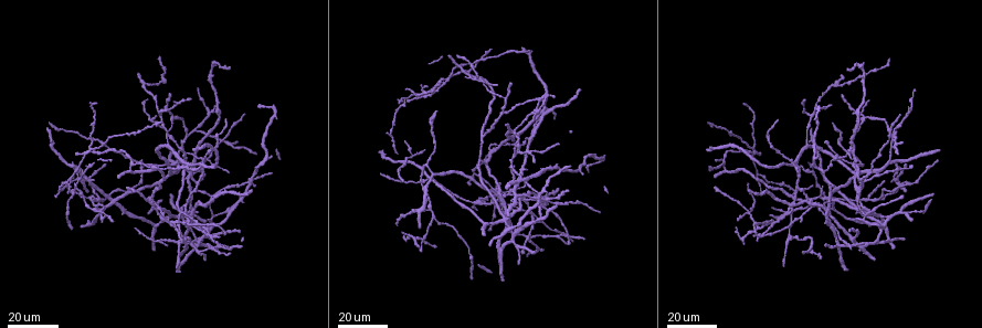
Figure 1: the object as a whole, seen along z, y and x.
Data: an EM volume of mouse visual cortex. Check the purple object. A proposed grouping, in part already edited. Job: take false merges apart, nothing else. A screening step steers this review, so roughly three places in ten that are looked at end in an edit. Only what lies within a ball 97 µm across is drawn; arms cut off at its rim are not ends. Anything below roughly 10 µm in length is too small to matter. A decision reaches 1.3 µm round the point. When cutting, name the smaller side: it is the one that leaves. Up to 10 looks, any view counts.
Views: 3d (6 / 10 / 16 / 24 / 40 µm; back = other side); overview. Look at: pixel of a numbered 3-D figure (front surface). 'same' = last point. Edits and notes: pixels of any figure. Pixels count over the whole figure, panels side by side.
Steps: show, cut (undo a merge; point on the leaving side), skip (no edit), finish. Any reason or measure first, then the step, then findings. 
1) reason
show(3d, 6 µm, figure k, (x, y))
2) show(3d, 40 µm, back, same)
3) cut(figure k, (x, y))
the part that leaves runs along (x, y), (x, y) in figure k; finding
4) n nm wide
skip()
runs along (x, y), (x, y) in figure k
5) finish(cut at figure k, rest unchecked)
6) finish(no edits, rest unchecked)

arms part here
show(3d, 40 µm, figure 1, (858, 195))

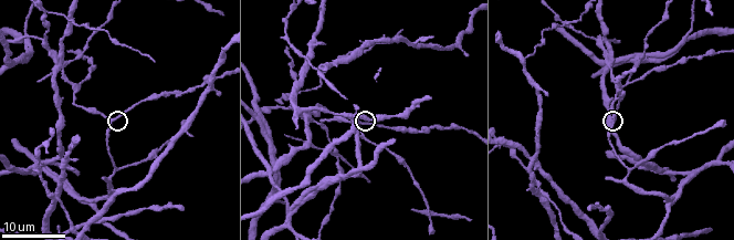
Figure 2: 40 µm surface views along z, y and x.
zoom in
show(3d, 10 µm, figure 2, (111, 121))

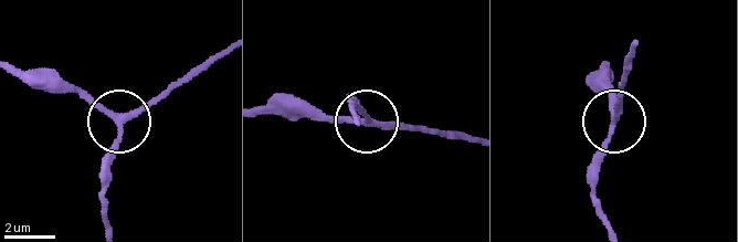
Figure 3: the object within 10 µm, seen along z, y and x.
3 arms
skip()
runs along (14, 65), (53, 70), (123, 118), (141, 112), (171, 82) in figure 3; one neuron here

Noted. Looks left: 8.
three-way junction
show(3d, 16 µm, figure 2, (597, 42))

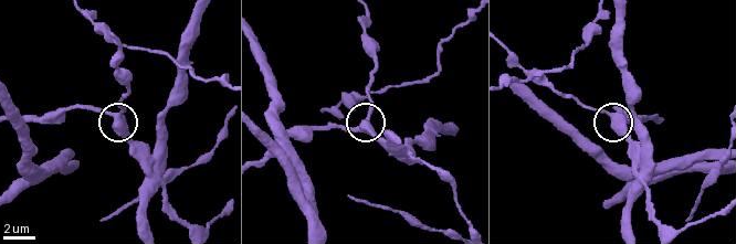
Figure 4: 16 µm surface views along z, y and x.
show(3d, 6 µm, figure 4, (364, 120))

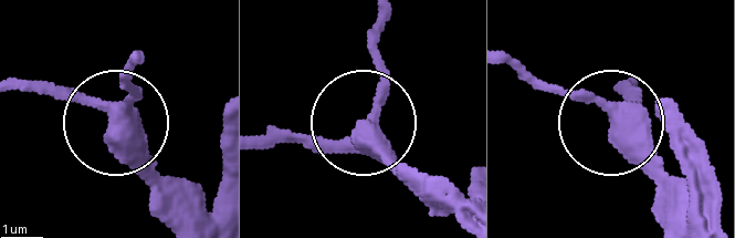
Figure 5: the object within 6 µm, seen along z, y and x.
skip()
one neuron here

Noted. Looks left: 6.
two arms at a narrow angle
show(3d, 40 µm, figure 1, (131, 171))

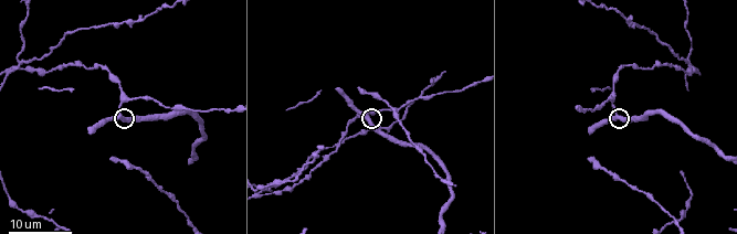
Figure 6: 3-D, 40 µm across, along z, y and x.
show(3d, 6 µm, figure 6, (618, 116))

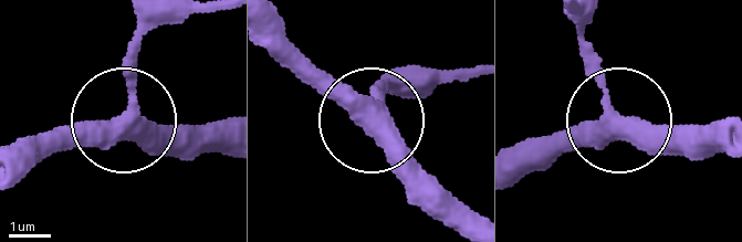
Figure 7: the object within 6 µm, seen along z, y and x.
side arm 20 µm; 4 arms
skip()
all the same neuron

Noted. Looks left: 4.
branch point
show(3d, 40 µm, figure 1, (173, 220))

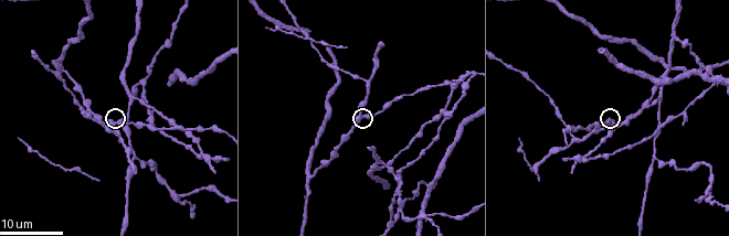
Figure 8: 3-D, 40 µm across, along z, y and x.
show(3d, 10 µm, figure 8, (364, 117))

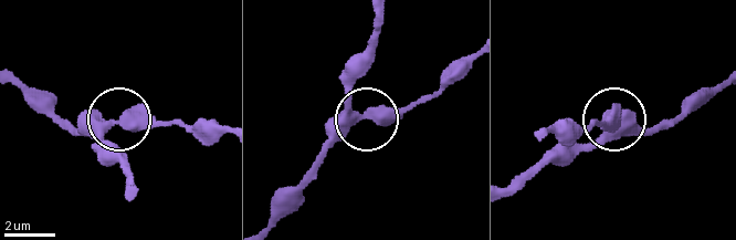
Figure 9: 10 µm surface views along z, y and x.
430 nm wide
skip()
runs along (269, 221), (353, 126), (397, 117), (427, 101) in figure 9; continuous, no second neuron

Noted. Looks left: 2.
side arm on a straight run
show(3d, 24 µm, figure 1, (428, 208))

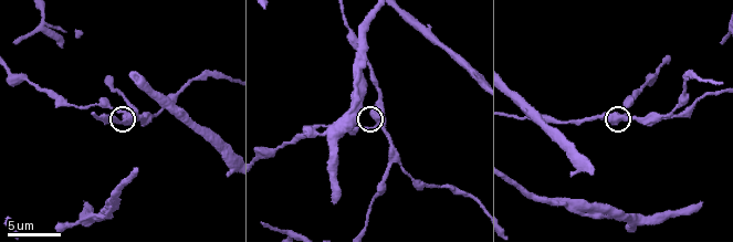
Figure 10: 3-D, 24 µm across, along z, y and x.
show(3d, 6 µm, figure 10, (624, 119))

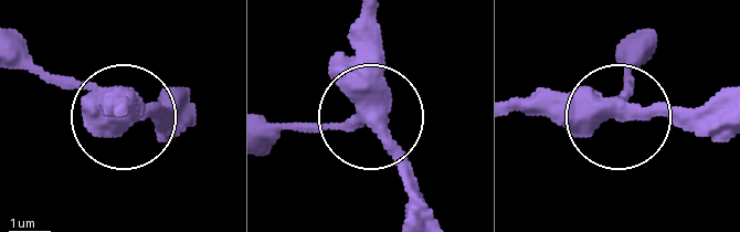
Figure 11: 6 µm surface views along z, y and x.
side arm 20 µm; 3 arms
skip()
one neuron here

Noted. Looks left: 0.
finish(no edits, rest unchecked)

